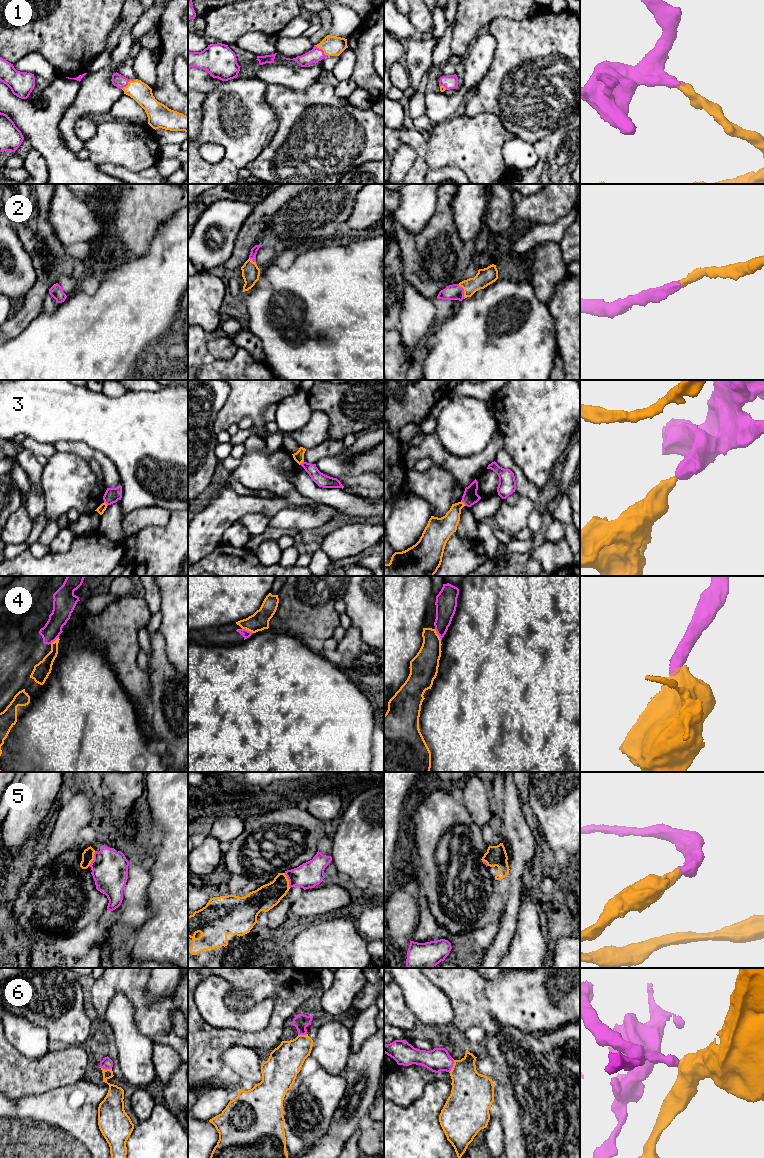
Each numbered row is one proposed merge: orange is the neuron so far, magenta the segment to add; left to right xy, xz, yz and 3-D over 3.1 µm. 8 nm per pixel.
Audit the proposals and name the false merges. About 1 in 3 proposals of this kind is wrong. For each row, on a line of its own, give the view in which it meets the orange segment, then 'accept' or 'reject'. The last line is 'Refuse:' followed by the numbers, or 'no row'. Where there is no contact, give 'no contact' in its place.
1: xy | accept
2: yz | accept
3: xz | reject
4: xz | reject
5: xy | accept
6: yz | accept
Refuse: 3, 4

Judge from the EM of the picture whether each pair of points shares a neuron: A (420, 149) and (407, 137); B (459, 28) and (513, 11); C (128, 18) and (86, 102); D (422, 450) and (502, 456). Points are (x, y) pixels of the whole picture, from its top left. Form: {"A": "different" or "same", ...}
{"A": "same", "B": "same", "C": "same", "D": "different"}

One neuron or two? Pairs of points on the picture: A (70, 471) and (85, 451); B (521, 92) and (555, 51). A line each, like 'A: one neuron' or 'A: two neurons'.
A: two neurons
B: one neuron

